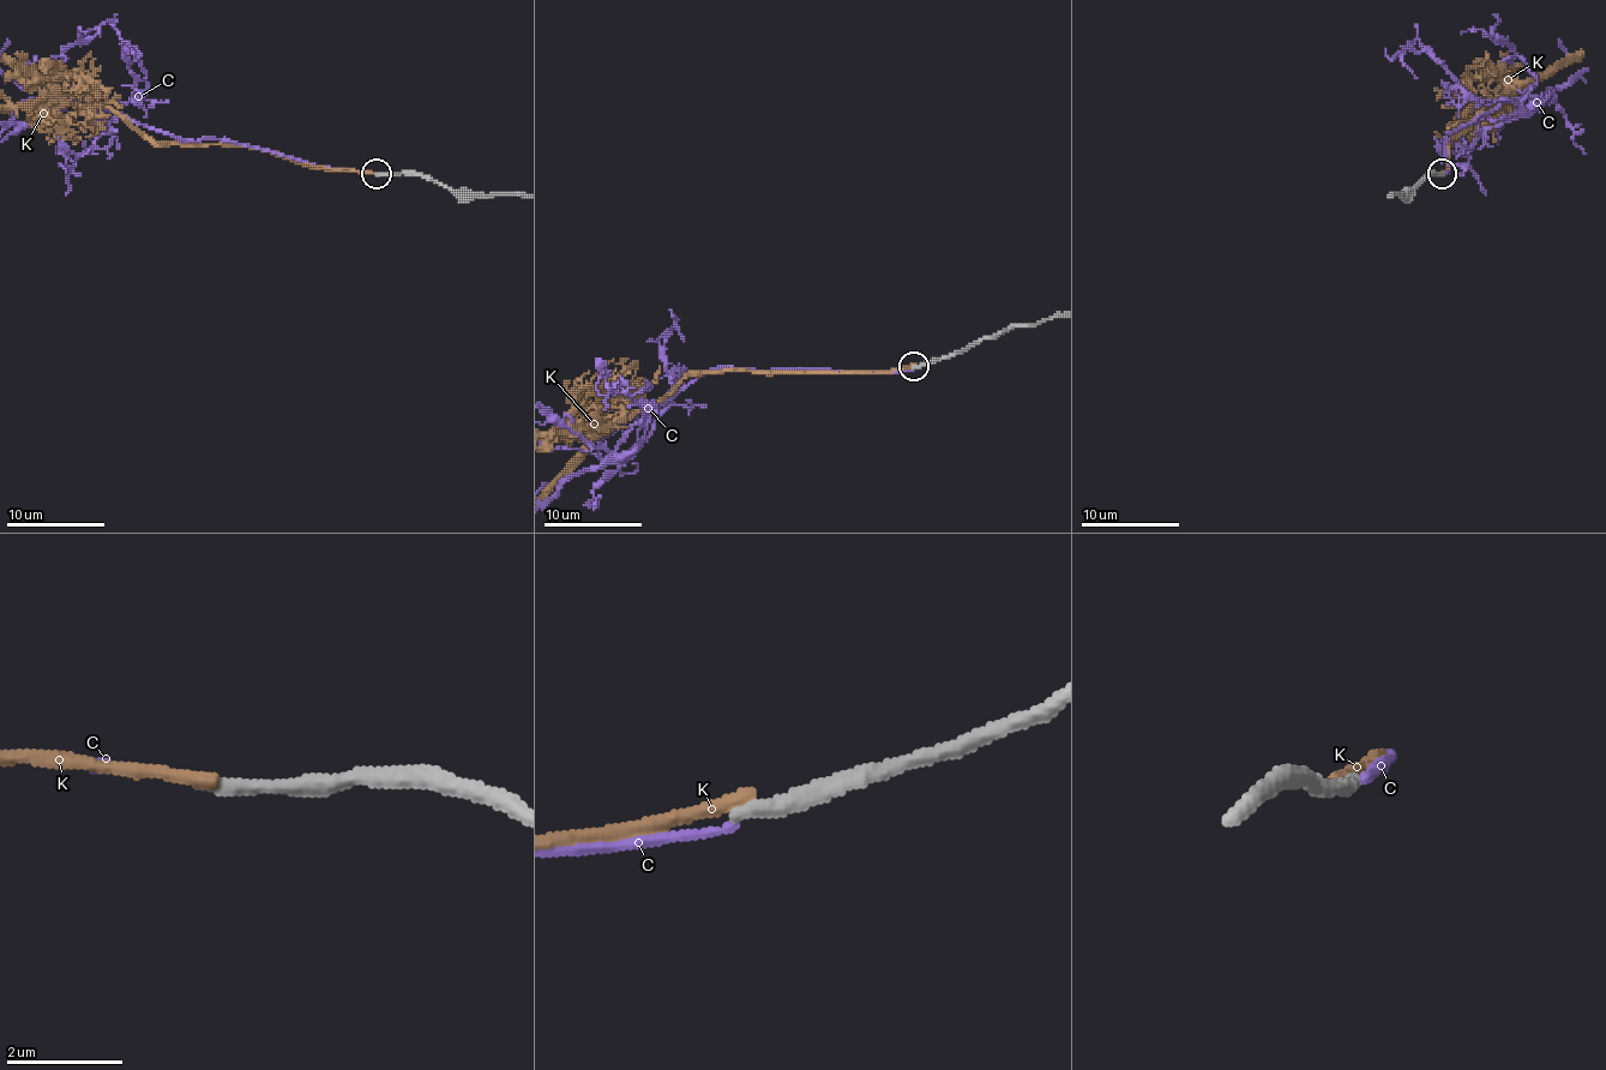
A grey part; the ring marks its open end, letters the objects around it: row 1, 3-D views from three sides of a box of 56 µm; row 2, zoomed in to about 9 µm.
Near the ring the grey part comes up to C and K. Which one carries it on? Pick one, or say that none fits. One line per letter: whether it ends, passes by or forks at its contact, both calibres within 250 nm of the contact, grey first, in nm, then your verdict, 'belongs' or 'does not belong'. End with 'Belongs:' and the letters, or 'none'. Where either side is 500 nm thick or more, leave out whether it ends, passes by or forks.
C: it ends; calibres 300 and 130 nm; does not belong
K: it ends; calibres 320 and 280 nm; belongs
Belongs: K

